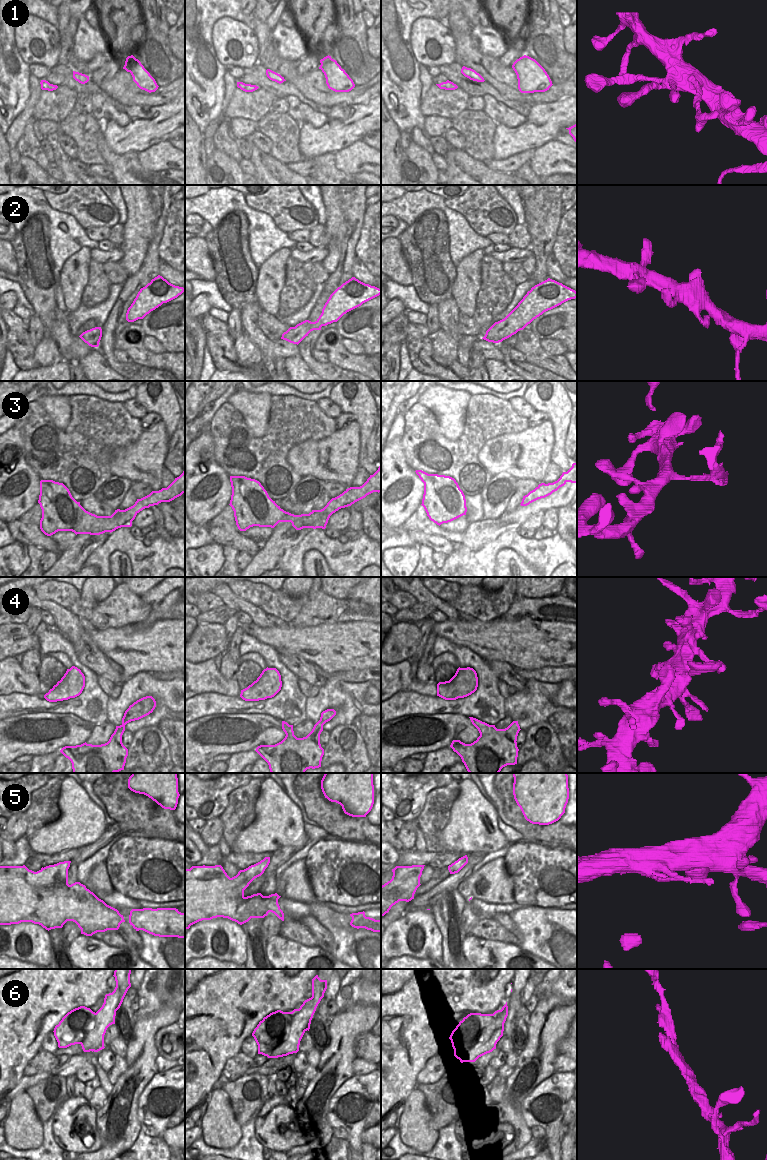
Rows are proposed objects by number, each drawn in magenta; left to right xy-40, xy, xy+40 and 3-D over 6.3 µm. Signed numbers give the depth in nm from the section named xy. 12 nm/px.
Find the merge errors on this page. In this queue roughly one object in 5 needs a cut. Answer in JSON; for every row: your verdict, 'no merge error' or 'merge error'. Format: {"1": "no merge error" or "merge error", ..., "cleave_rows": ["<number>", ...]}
{"1": "no merge error", "2": "no merge error", "3": "merge error", "4": "no merge error", "5": "no merge error", "6": "merge error", "cleave_rows": ["3", "6"]}

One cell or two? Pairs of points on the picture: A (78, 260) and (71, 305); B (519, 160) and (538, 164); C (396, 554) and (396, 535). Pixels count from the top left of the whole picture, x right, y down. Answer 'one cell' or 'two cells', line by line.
A: one cell
B: two cells
C: two cells

